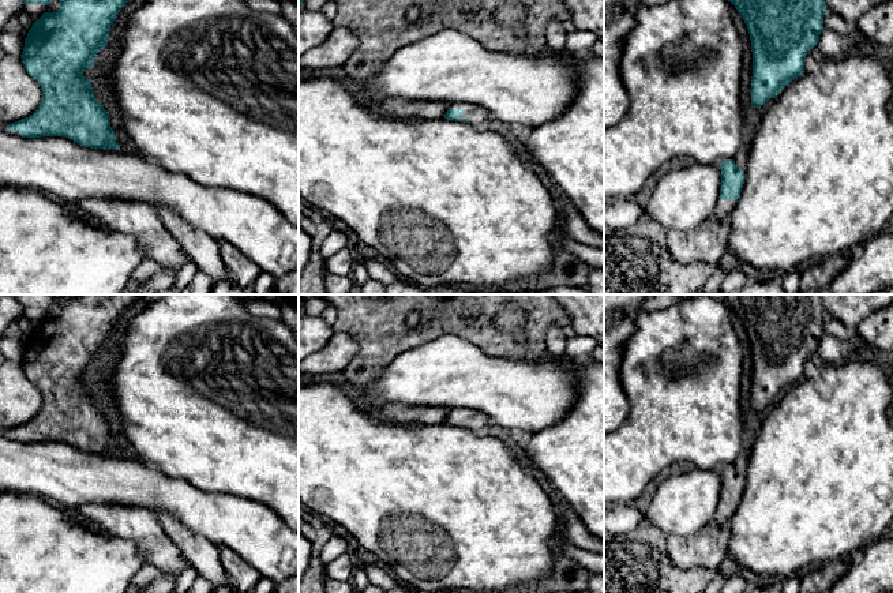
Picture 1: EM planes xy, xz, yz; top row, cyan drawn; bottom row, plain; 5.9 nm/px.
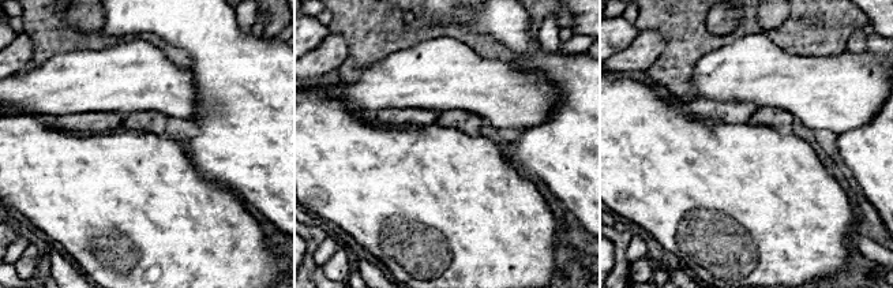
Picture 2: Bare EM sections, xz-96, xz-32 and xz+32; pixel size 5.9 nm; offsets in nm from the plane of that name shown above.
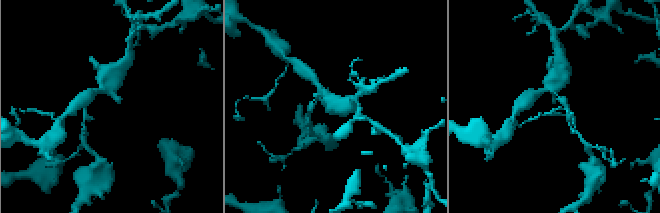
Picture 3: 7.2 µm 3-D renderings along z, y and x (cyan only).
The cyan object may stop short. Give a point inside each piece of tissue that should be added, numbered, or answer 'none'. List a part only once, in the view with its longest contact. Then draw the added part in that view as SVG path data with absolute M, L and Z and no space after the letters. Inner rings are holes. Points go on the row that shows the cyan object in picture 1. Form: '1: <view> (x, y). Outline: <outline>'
1: xz (477, 116). Outline: M451 104L450 108L464 109L465 113L461 116L461 120L468 120L473 127L481 128L489 120L489 110L473 105L473 104Z

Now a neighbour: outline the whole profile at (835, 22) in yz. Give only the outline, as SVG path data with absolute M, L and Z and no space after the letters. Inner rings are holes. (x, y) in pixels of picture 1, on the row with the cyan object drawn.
M830 11L823 15L823 26L841 34L849 34L848 23L840 15Z

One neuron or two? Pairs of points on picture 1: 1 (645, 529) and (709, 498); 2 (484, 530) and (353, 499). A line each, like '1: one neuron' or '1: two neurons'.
1: two neurons
2: one neuron

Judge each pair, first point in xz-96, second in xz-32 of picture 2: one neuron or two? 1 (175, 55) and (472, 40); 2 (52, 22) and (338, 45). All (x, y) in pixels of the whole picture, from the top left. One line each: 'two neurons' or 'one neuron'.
1: one neuron
2: two neurons

